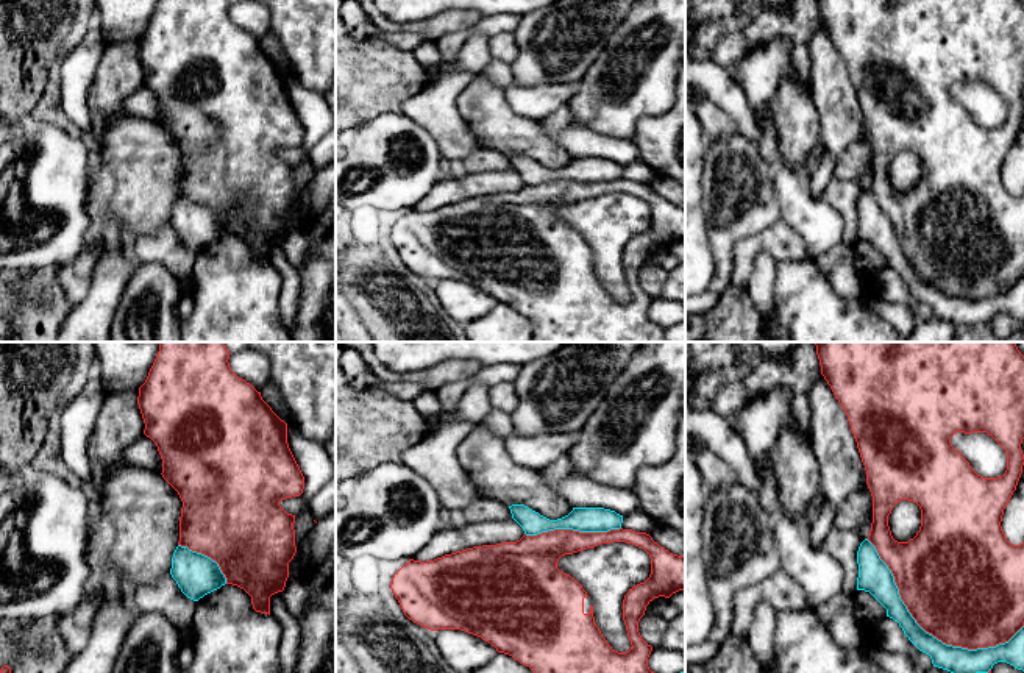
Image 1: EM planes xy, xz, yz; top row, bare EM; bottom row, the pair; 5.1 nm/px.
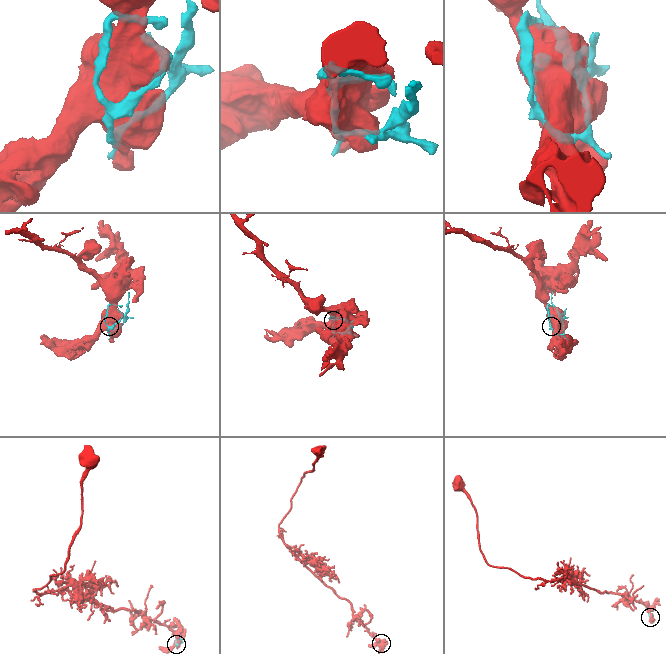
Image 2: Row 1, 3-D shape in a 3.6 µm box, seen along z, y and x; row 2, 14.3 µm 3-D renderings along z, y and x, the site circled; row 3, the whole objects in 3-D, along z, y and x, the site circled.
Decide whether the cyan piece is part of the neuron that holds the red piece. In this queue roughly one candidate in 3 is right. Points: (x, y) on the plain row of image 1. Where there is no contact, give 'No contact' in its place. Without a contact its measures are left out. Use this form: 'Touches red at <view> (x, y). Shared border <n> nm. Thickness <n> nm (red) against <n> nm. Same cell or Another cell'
Touches red at yz (929, 283). Shared border 900 nm. Thickness 500 nm (red) against 140 nm. Another cell

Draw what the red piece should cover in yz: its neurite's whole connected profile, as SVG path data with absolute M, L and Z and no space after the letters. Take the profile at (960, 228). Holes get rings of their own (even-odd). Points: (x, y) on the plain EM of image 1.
M816 0L821 25L830 36L835 48L848 66L851 81L857 92L862 112L866 120L866 134L873 147L873 173L868 191L876 197L880 209L888 215L899 239L901 250L916 273L946 295L968 300L996 297L1008 292L1024 276L1024 192L1013 195L1007 191L1001 172L1022 123L1024 105L1024 6L1019 0ZM955 83L987 83L1007 103L1007 120L997 128L983 128L974 122L969 112L951 94ZM902 150L913 151L921 159L921 176L908 192L893 189L888 166Z

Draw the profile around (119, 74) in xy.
M106 39L87 89L91 126L86 136L97 148L106 131L106 117L123 114L125 100L144 86L144 80L145 73L134 45L126 41Z

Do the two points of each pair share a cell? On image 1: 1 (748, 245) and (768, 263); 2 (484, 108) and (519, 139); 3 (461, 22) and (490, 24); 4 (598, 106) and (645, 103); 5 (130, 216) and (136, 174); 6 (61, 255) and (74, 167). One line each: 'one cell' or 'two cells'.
1: two cells
2: one cell
3: two cells
4: one cell
5: one cell
6: one cell

